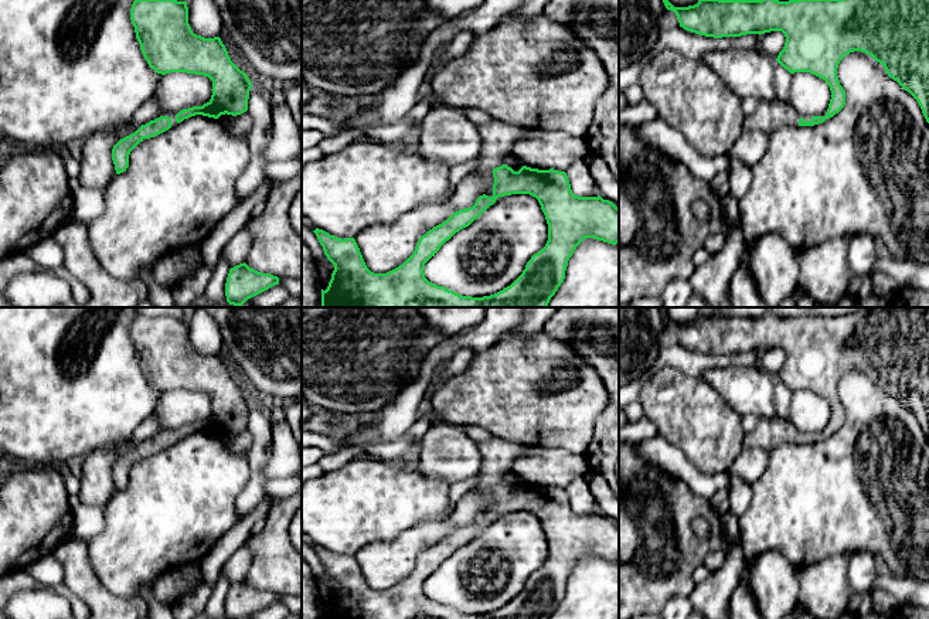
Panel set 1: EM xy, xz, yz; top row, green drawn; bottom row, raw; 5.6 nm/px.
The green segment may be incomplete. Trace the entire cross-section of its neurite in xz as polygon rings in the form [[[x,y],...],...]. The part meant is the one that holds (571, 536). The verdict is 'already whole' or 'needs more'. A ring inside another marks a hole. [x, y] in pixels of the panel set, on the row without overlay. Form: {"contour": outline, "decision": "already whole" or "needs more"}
{"contour": [[[491,436],[489,441],[477,442],[477,448],[481,465],[477,473],[479,484],[474,489],[494,497],[493,513],[480,513],[473,524],[453,530],[446,538],[429,547],[419,555],[414,571],[387,591],[374,591],[367,585],[354,555],[341,557],[316,545],[313,550],[323,564],[324,572],[334,582],[327,606],[321,606],[321,619],[549,619],[565,596],[569,575],[585,555],[612,562],[619,560],[619,526],[612,518],[603,517],[600,513],[575,513],[565,489],[538,487],[527,483],[514,489],[506,482],[506,475],[513,472],[515,459],[524,455],[530,446]],[[511,511],[535,514],[548,541],[545,564],[531,574],[523,591],[510,603],[483,615],[462,613],[429,599],[423,589],[425,581],[435,574],[440,564],[477,537],[498,514]]], "decision": "needs more"}

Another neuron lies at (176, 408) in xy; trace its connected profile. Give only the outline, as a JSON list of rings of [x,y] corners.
[[[170,390],[161,394],[153,416],[161,431],[203,424],[212,412],[212,398],[204,392]]]

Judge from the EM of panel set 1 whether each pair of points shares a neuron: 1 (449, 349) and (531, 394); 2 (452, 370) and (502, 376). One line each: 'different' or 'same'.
1: different
2: different

